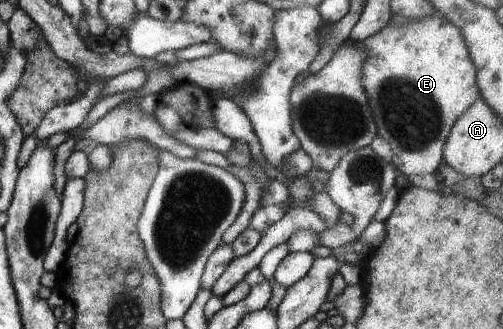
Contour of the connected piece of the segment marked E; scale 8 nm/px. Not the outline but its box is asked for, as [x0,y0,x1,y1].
[340,16,479,176]

